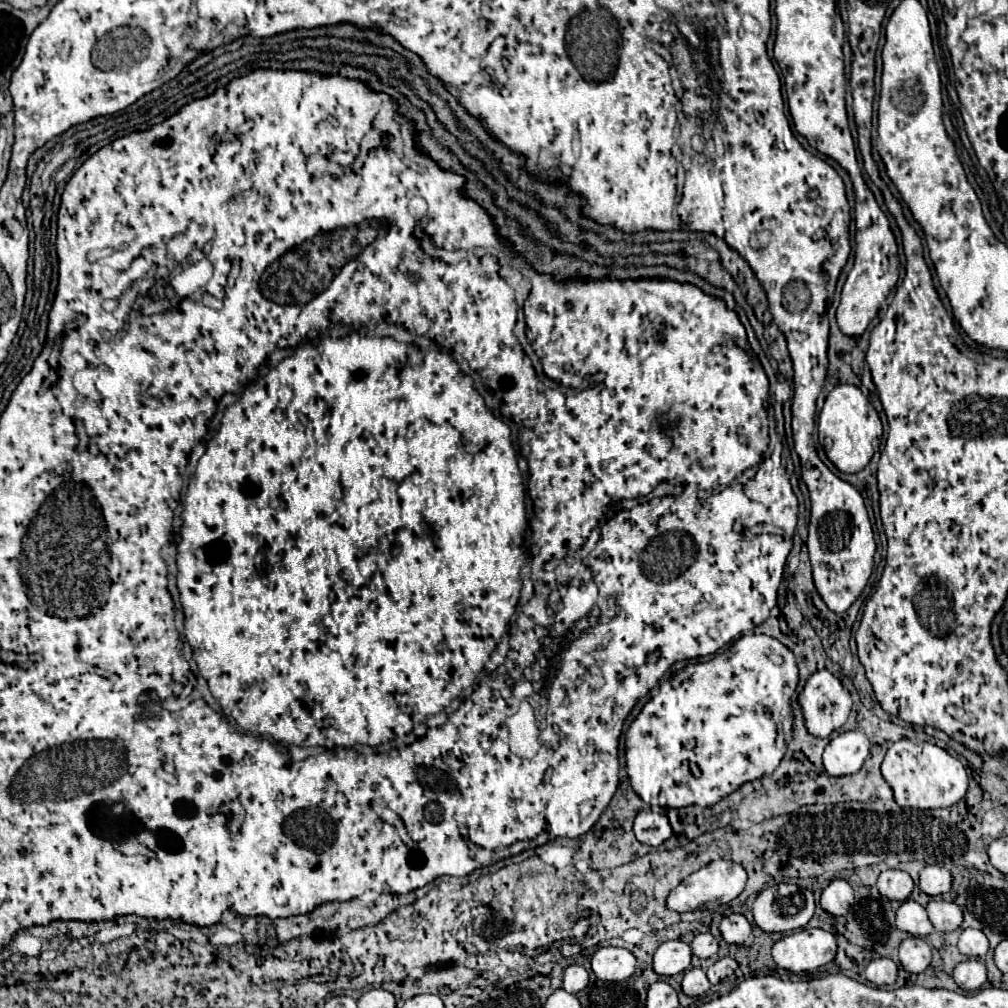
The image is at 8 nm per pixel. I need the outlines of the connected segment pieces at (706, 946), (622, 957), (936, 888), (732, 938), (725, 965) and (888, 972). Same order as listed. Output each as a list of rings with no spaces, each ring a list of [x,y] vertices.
[[[701,933],[693,939],[691,949],[693,949],[693,955],[697,955],[701,959],[709,959],[709,957],[717,955],[719,945],[717,945],[717,939],[711,933]]]
[[[601,947],[591,957],[591,969],[601,981],[625,981],[635,973],[635,957],[623,947]]]
[[[929,865],[919,875],[919,887],[923,893],[927,893],[931,897],[945,895],[951,889],[951,873],[943,867]]]
[[[729,915],[721,921],[721,937],[731,945],[741,945],[751,935],[751,925],[743,915]]]
[[[723,957],[723,959],[719,959],[715,965],[711,965],[711,967],[707,969],[707,979],[709,979],[713,985],[717,985],[721,979],[729,977],[735,969],[737,969],[735,959],[733,959],[733,957]]]
[[[875,959],[867,965],[865,977],[879,987],[891,987],[897,981],[897,963],[891,959]]]

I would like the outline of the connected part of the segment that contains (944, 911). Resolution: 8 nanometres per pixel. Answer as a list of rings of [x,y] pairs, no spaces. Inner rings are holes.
[[[931,899],[927,903],[927,915],[937,931],[955,931],[963,923],[963,913],[959,905],[943,899]]]

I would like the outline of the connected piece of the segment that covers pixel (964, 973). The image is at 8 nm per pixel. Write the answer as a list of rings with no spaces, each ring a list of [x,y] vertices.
[[[967,959],[953,969],[955,983],[965,991],[977,991],[987,981],[985,965],[977,959]]]

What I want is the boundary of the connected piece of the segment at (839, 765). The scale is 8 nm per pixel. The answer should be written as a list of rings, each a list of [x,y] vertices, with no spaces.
[[[849,731],[833,737],[823,751],[823,767],[831,777],[853,775],[869,755],[869,739],[863,731]]]

